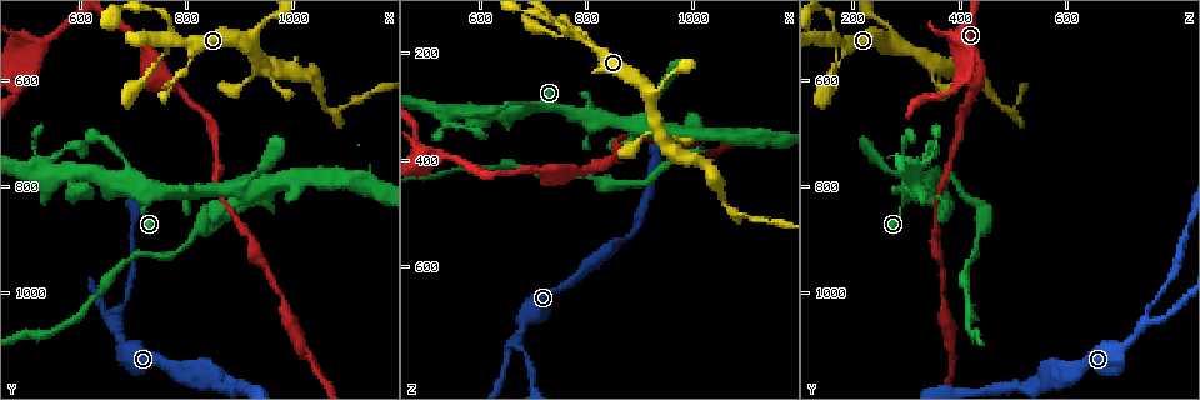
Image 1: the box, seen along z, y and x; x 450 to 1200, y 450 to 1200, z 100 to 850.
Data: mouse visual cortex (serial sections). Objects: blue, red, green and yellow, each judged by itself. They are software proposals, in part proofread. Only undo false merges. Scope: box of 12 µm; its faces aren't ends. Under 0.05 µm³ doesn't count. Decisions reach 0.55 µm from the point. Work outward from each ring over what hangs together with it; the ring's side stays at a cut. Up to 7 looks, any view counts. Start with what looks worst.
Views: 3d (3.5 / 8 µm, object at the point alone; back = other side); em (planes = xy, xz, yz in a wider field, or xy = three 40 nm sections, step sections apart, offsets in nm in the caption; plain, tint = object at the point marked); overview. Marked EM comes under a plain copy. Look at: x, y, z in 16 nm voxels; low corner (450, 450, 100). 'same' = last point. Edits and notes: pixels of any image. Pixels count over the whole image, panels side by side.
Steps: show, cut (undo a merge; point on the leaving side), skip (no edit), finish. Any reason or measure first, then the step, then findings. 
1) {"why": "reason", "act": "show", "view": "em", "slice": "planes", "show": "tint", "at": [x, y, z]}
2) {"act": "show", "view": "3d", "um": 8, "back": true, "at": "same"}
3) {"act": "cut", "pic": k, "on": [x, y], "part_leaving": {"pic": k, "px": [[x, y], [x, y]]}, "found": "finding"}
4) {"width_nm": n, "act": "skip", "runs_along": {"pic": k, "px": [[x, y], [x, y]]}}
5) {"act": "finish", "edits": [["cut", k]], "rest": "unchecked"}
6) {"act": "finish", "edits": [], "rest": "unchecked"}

{"why": "sharp bend", "act": "show", "view": "3d", "um": 3.5, "at": [780, 525, 165]}

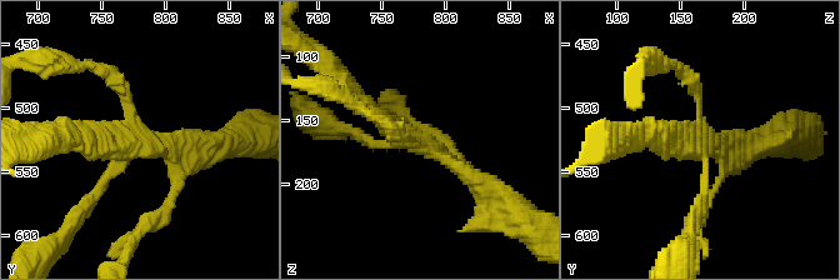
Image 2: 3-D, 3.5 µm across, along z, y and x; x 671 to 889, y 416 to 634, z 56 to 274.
{"arms": 4, "arm_widths_nm": [150, 150, 250, 250], "why": "now the EM", "act": "show", "view": "em", "slice": "xy", "step": 3, "show": "tint", "at": [782, 528, 170]}

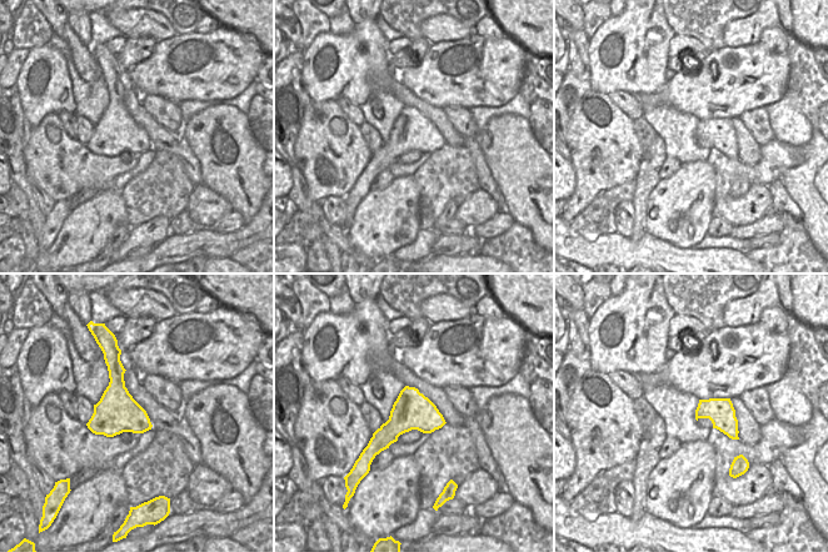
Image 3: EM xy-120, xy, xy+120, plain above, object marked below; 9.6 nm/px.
{"act": "skip", "runs_along": {"pic": 2, "px": [[210, 145], [130, 145], [91, 203]]}, "found": "continuous, no second cell"}

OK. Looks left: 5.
{"why": "abrupt turn", "act": "show", "view": "3d", "um": 3.5, "back": true, "at": [725, 810, 300]}

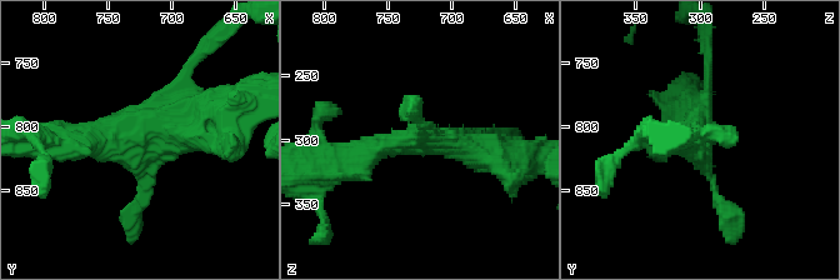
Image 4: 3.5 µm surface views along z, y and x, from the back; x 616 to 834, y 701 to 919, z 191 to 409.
{"act": "show", "view": "em", "slice": "xy", "step": 5, "show": "tint", "at": [724, 814, 298]}

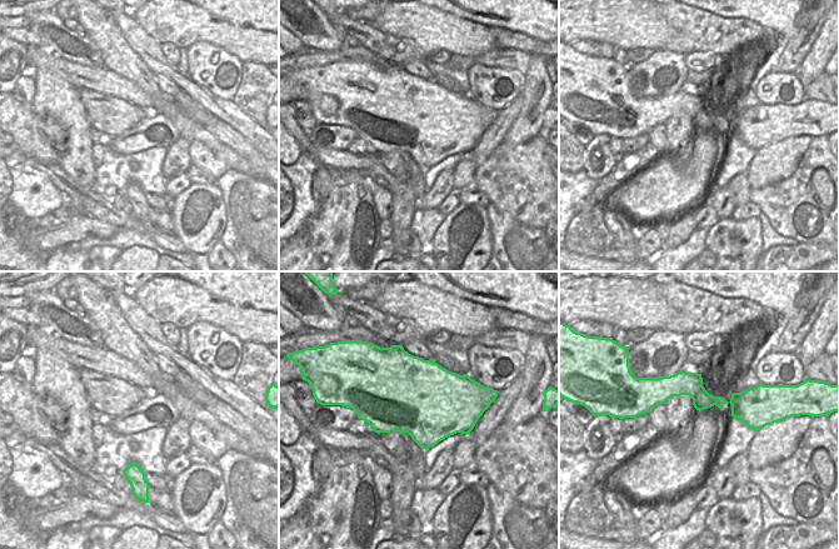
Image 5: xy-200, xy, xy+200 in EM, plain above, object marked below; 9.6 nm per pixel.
{"act": "skip", "runs_along": {"pic": 5, "px": [[649, 405], [693, 388], [749, 418]]}, "found": "all the same cell"}

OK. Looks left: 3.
{"why": "abrupt turn", "act": "show", "view": "3d", "um": 3.5, "at": [660, 1055, 745]}

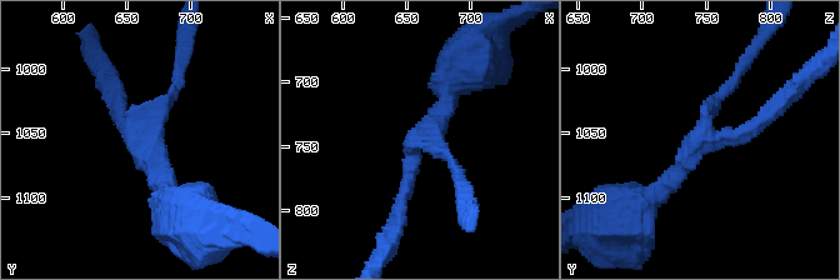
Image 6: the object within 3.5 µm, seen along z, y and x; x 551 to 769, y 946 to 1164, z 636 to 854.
{"why": "shape alone is not enough", "act": "show", "view": "em", "slice": "xy", "step": 2, "show": "tint", "at": [660, 1052, 744]}

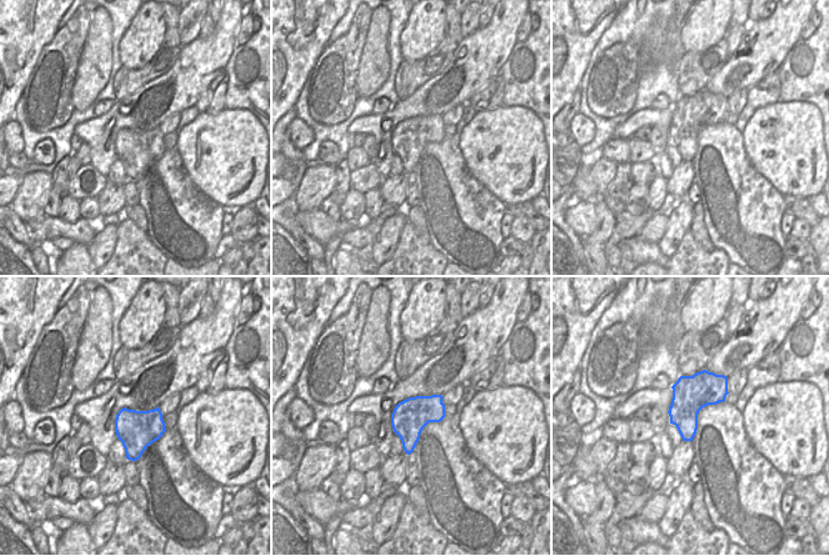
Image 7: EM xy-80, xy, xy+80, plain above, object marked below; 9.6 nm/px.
{"act": "skip", "runs_along": {"pic": 6, "px": [[656, 196], [736, 74]]}, "found": "continuous, no second cell"}

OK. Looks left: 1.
{"act": "finish", "edits": [], "rest": "unchecked"}

